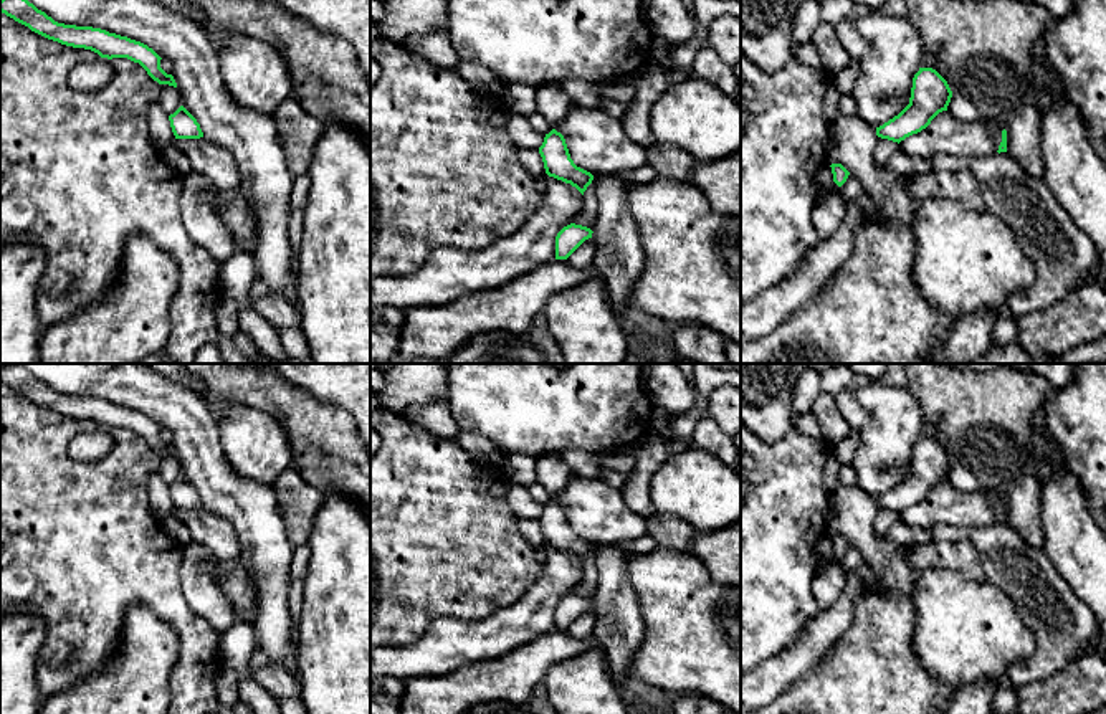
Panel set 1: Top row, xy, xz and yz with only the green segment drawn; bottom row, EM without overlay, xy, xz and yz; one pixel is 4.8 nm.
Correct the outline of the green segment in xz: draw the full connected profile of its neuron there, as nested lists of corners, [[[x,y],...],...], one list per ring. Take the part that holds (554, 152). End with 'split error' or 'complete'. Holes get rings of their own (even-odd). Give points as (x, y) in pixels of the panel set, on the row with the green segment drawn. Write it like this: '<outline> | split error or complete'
[[[552,129],[546,134],[539,154],[544,162],[546,174],[575,187],[582,195],[592,183],[594,175],[574,164],[570,159],[565,139]]] | complete

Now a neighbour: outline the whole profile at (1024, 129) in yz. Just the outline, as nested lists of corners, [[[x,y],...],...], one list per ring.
[[[1038,104],[1022,106],[1007,122],[1007,152],[1033,177],[1043,178],[1042,155],[1043,109]]]

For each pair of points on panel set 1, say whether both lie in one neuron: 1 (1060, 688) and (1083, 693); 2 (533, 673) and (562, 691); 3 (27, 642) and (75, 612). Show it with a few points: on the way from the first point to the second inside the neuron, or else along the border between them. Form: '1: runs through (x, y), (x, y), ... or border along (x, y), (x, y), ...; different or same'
1: runs through (1065, 691), (1078, 691); same
2: border along (574, 656), (554, 663), (543, 681); different
3: border along (19, 612), (38, 615), (48, 625); different

